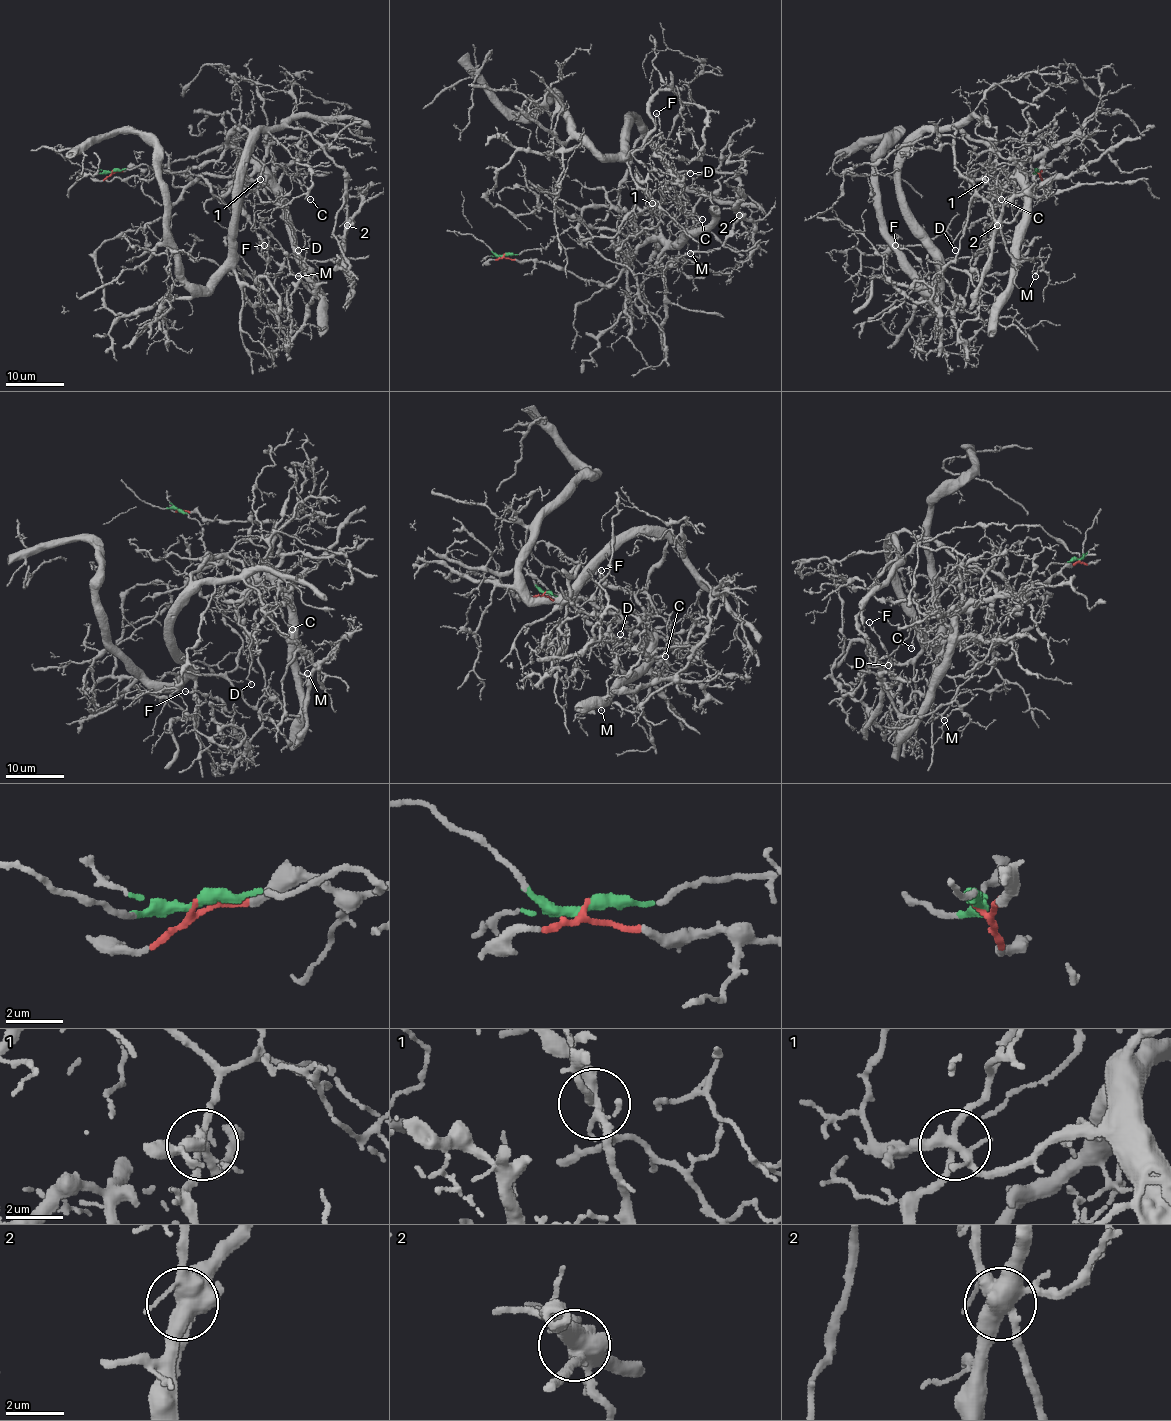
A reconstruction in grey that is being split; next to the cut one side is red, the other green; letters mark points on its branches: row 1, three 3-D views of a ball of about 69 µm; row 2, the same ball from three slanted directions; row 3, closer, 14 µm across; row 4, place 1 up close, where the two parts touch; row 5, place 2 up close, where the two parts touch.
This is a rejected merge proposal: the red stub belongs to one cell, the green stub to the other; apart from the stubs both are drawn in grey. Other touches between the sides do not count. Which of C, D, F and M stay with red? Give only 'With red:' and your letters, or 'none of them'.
With red: none of them

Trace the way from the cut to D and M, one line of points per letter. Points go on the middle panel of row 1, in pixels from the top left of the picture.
D: (504, 254), (546, 247), (575, 227), (585, 208), (649, 214), (655, 210), (650, 195), (675, 188), (689, 173)
M: (504, 254), (617, 207), (640, 139), (676, 170), (739, 182), (734, 227), (689, 253)

